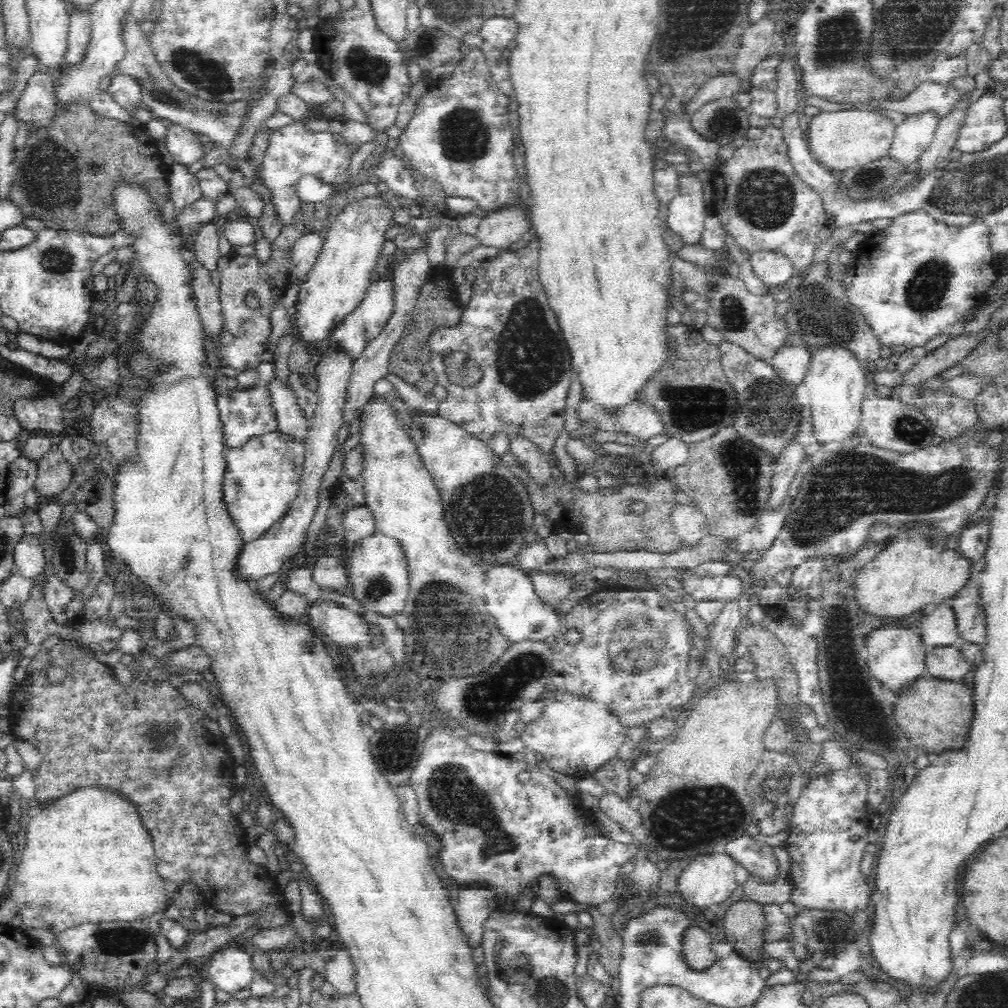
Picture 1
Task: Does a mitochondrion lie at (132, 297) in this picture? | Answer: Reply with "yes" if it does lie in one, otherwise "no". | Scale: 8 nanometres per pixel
no

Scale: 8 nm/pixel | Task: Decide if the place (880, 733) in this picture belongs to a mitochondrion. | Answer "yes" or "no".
no

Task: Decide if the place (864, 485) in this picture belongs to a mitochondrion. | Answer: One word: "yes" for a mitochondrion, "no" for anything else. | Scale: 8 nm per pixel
yes

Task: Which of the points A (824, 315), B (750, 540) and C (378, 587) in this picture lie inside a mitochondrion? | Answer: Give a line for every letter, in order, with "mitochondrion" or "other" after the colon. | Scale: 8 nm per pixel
A: mitochondrion
B: other
C: mitochondrion

